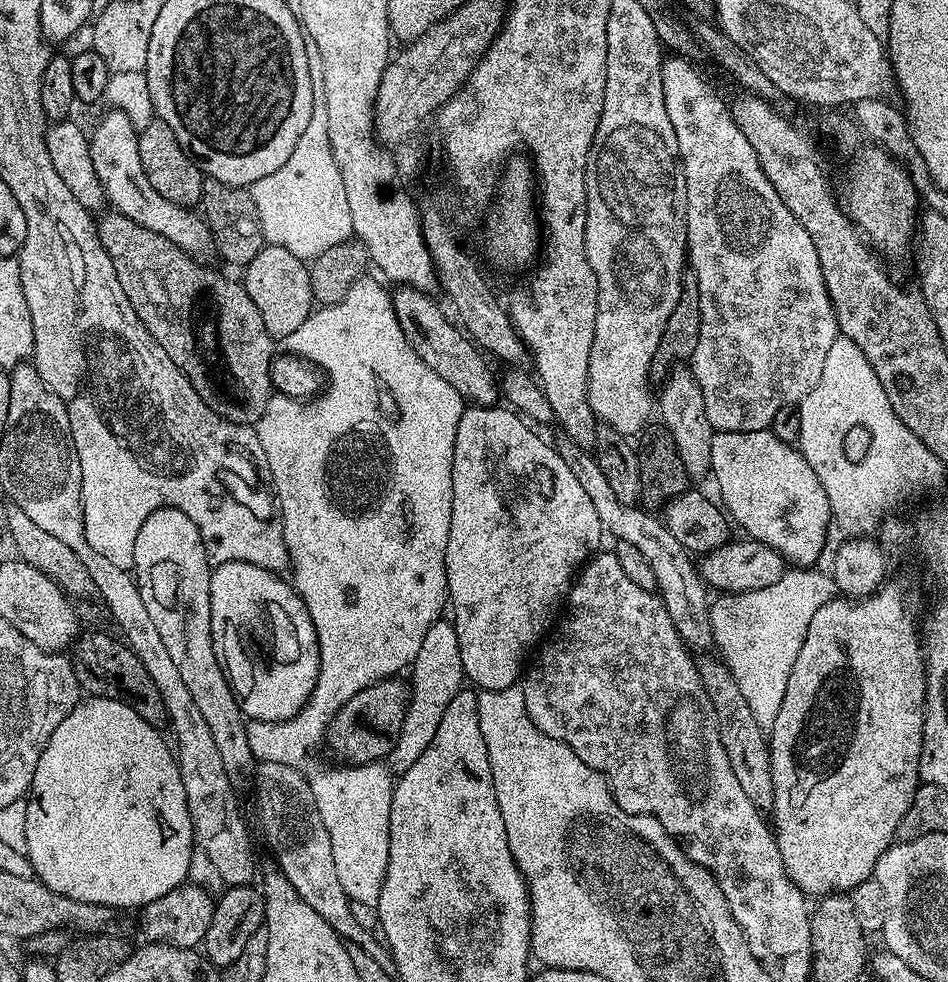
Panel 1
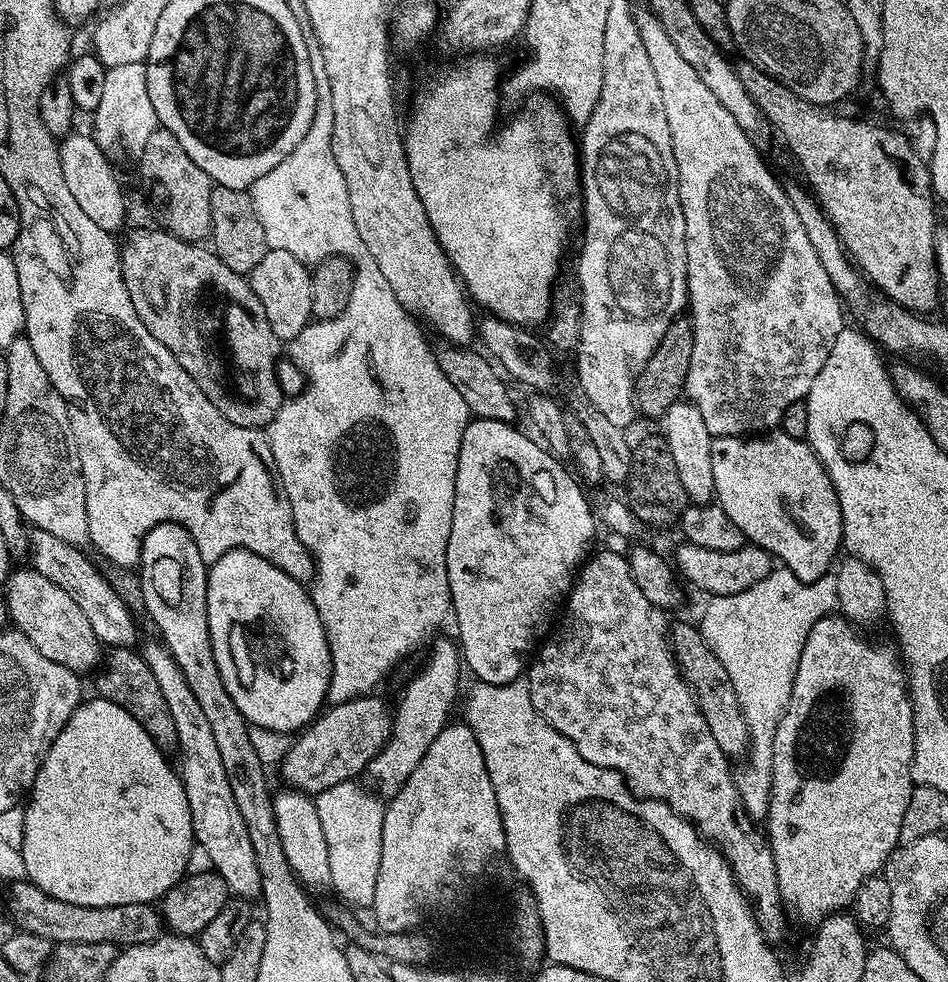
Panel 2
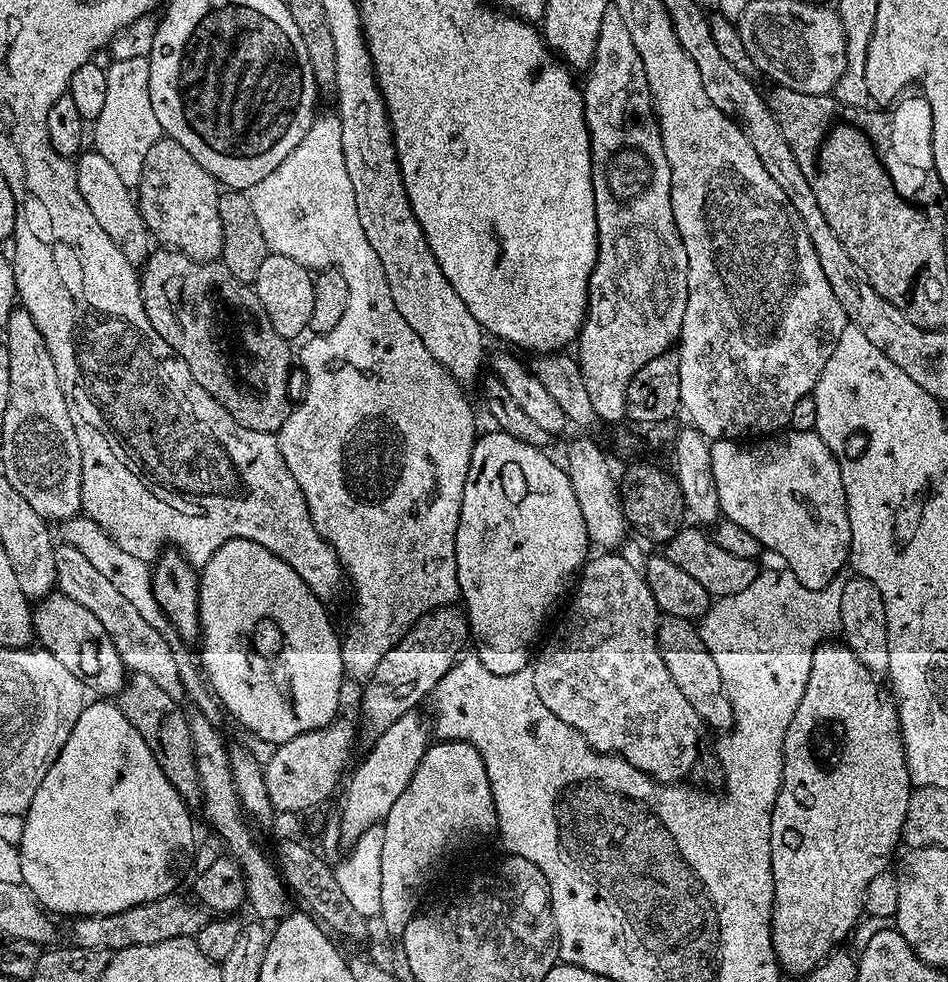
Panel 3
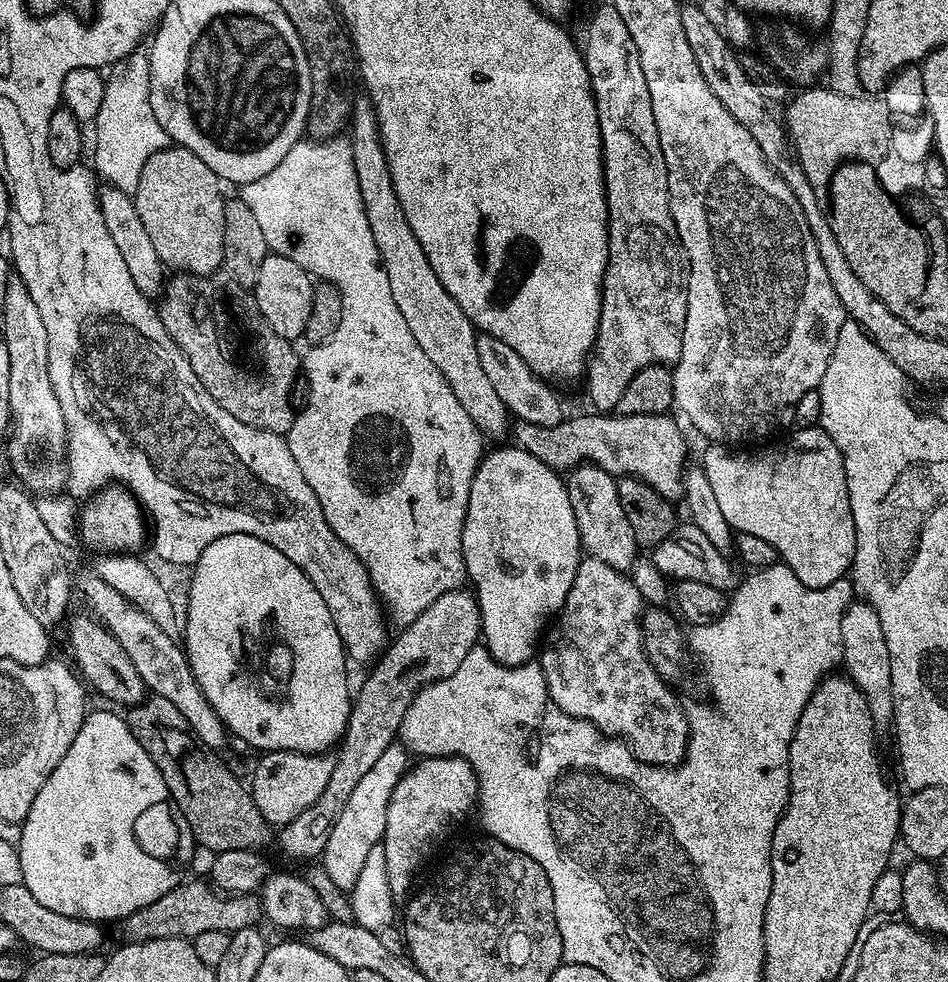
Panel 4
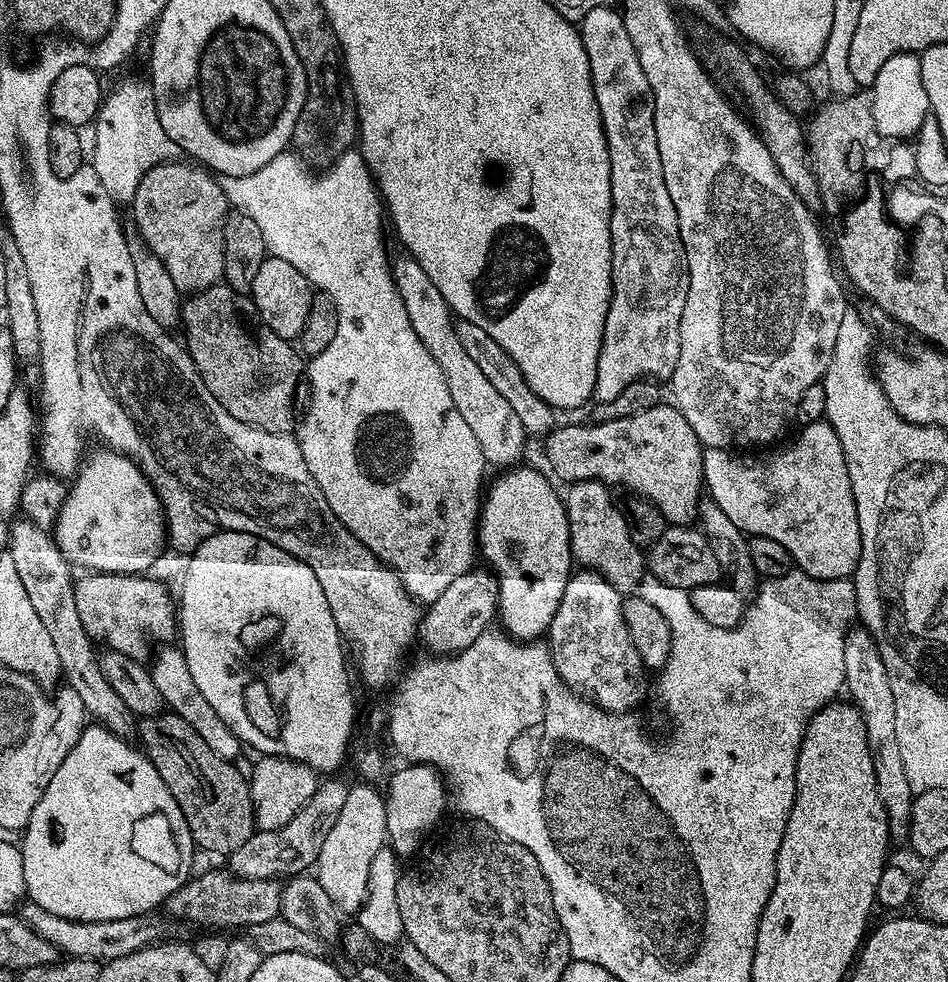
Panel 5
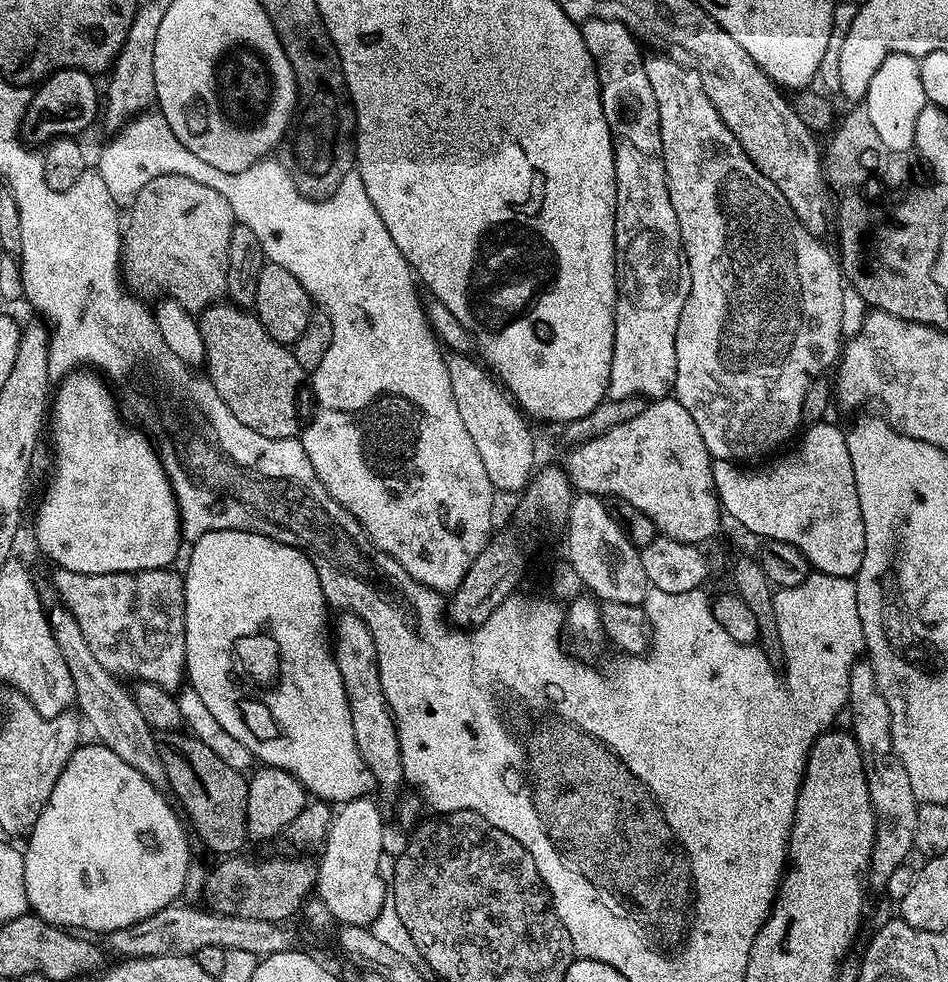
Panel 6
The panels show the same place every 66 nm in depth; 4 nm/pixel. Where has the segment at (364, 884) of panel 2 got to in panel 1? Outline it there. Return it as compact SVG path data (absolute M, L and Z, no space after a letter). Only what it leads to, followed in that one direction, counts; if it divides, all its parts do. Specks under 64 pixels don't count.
M384 762L345 763L340 767L344 768L332 768L329 772L311 774L314 802L317 803L322 822L329 830L334 865L338 879L345 888L345 894L350 901L357 900L375 906L378 902L378 894L382 890L382 882L386 878L386 862L390 858L390 802L394 776L389 765Z

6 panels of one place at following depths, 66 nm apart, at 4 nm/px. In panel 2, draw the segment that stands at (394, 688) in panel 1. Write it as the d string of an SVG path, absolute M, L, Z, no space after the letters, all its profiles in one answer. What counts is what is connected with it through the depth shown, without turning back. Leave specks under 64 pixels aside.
M376 695L355 696L352 700L343 700L341 704L325 707L320 715L289 743L288 753L278 765L280 776L285 780L283 783L289 789L307 794L325 792L330 790L330 786L338 786L347 780L356 780L359 772L361 775L367 769L370 761L377 756L392 733L393 709L390 704L388 708L387 702Z

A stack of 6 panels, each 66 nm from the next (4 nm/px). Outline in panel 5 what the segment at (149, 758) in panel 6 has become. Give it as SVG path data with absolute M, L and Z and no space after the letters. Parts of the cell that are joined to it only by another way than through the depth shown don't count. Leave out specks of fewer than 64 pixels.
M15 519L9 527L8 554L13 559L14 570L18 573L18 578L22 581L22 586L29 595L30 602L33 603L33 609L37 611L38 618L42 621L47 634L54 643L54 650L57 651L60 664L61 675L67 684L81 699L85 713L92 719L96 720L97 725L108 728L115 732L116 735L125 738L131 737L134 732L134 717L132 711L126 706L122 698L111 689L110 682L107 682L105 675L102 674L98 654L93 648L94 642L86 634L85 627L82 626L82 620L78 615L77 602L74 601L74 576L71 576L71 565L61 554L61 550L57 547L55 539L49 531L38 528L34 523L25 519Z

